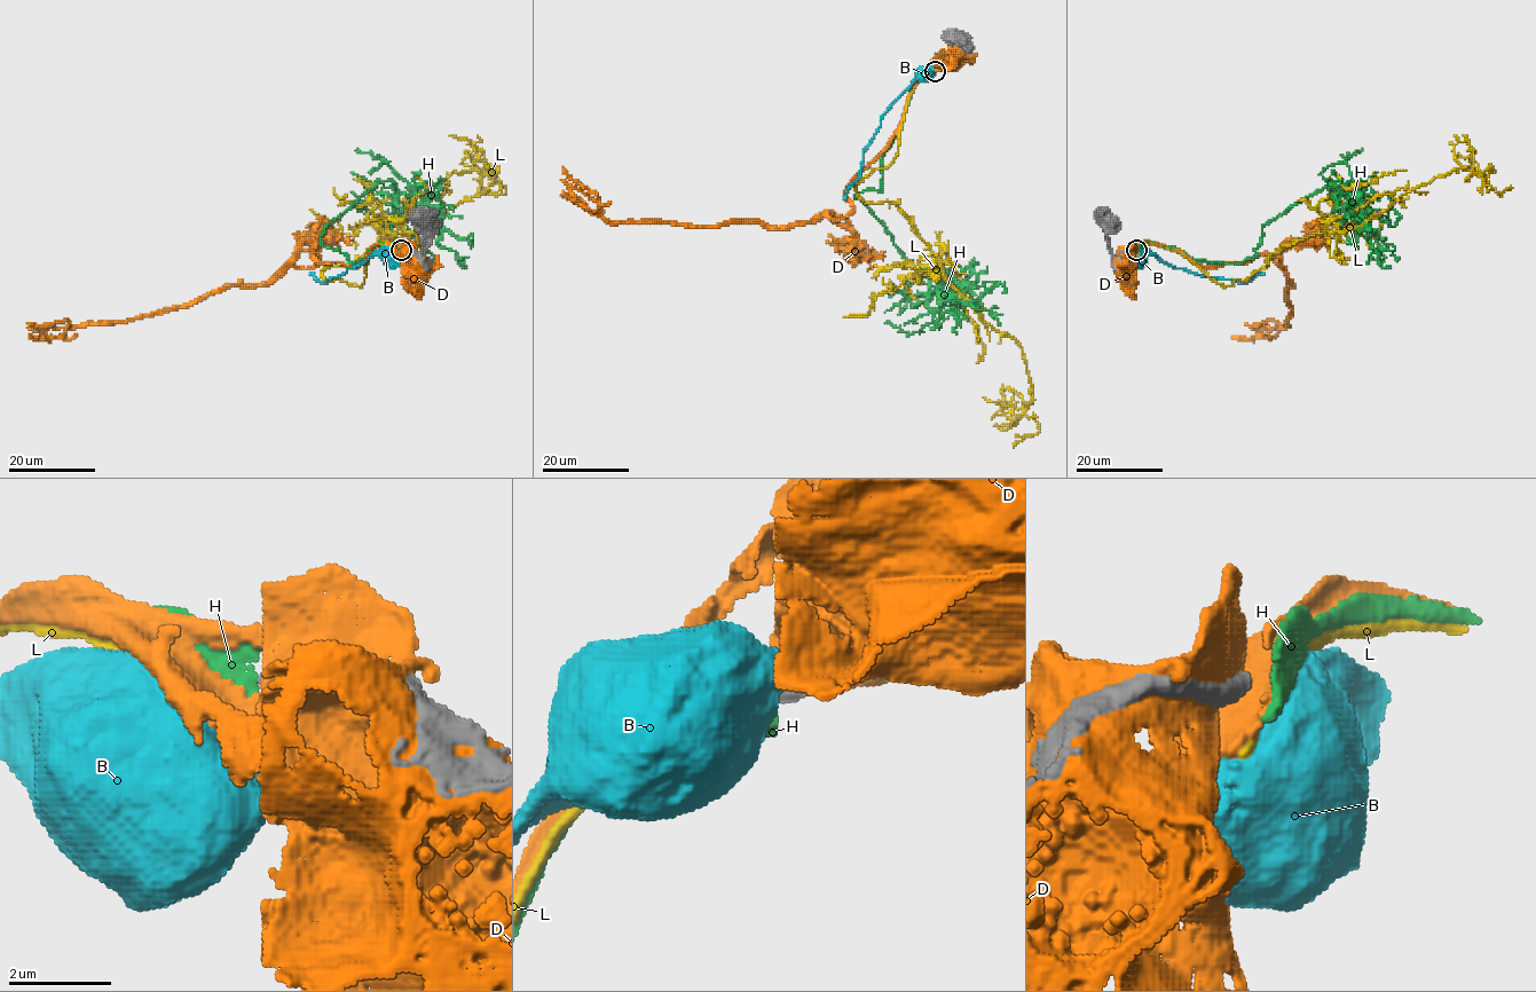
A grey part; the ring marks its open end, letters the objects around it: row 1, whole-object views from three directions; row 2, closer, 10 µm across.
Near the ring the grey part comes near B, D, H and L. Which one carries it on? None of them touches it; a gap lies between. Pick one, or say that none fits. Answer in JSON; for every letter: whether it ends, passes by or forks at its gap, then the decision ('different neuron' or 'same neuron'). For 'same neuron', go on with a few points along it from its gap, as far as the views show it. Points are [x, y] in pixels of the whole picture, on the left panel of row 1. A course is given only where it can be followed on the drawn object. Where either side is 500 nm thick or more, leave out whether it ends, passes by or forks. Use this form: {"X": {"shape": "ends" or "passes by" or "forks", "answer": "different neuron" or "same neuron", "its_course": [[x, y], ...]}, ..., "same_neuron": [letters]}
{"B": {"answer": "different neuron"}, "D": {"answer": "different neuron"}, "H": {"shape": "ends", "answer": "different neuron"}, "L": {"shape": "ends", "answer": "different neuron"}, "same_neuron": []}

